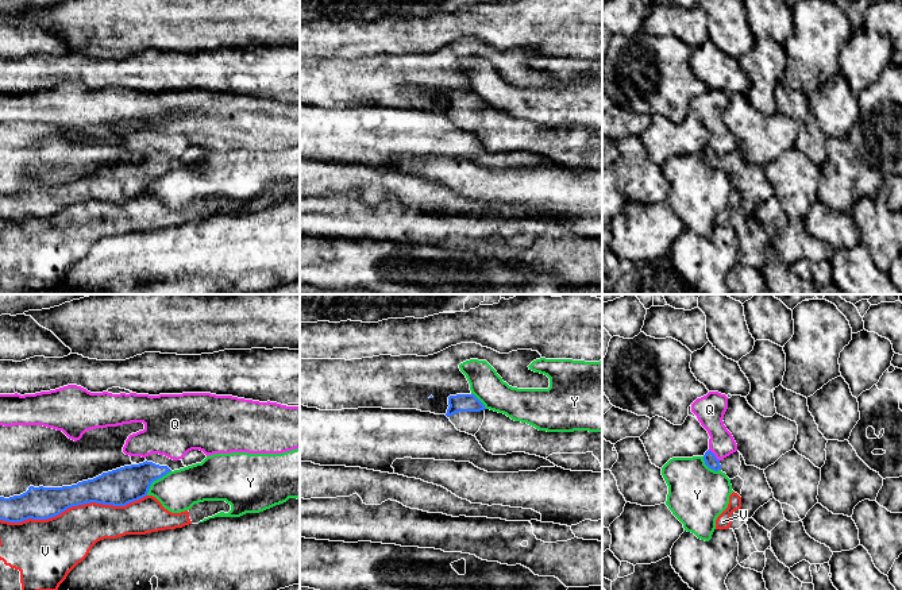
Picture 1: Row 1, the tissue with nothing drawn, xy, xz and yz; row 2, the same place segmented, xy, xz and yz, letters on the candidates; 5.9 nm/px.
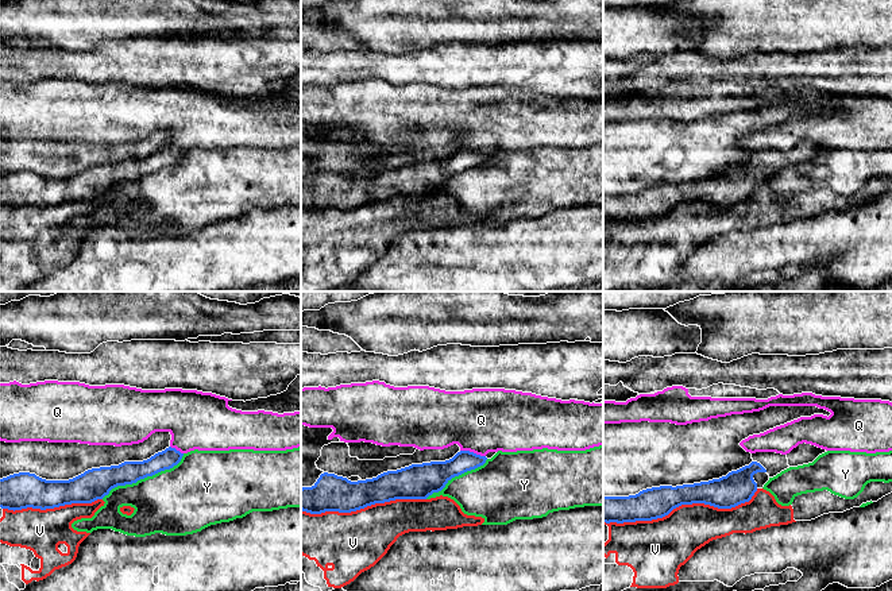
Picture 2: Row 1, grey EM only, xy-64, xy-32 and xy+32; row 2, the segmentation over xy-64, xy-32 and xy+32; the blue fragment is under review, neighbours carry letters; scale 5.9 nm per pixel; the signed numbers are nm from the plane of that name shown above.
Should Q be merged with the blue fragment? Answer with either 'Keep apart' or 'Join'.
Keep apart

